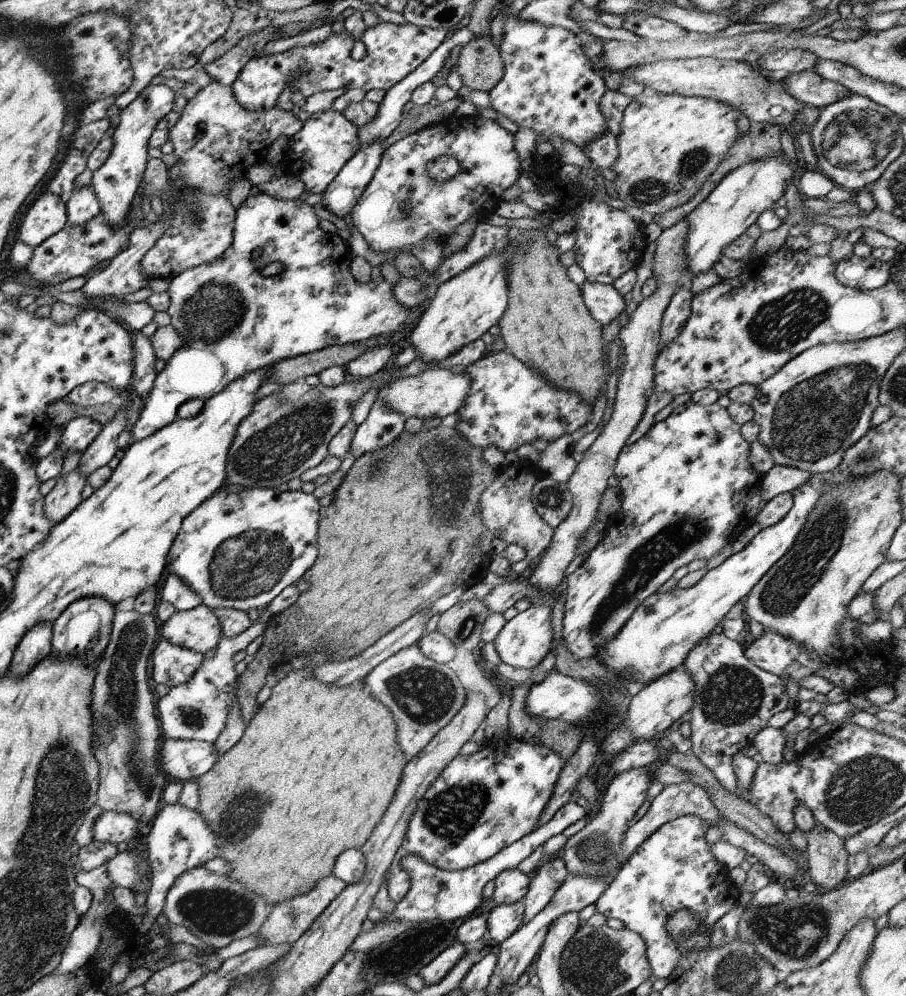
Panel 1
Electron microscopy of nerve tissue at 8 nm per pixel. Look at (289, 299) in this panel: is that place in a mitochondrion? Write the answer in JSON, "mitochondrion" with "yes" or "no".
{"mitochondrion":"no"}

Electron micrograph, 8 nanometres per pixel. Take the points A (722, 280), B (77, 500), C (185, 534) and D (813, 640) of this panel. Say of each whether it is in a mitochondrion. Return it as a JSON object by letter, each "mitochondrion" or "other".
{"A":"other","B":"other","C":"other","D":"other"}

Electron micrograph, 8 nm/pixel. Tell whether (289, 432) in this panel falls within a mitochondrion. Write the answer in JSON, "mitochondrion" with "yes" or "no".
{"mitochondrion":"yes"}

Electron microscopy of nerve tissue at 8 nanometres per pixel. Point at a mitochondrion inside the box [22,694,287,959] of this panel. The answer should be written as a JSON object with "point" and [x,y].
{"point":[217,911]}

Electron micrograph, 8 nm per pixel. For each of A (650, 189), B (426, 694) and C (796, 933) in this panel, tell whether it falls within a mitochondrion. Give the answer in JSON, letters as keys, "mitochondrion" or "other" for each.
{"A":"mitochondrion","B":"mitochondrion","C":"mitochondrion"}

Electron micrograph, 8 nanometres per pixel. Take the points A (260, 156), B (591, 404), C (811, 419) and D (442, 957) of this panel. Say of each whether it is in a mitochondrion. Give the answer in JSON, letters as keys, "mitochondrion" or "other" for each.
{"A":"other","B":"other","C":"mitochondrion","D":"other"}

